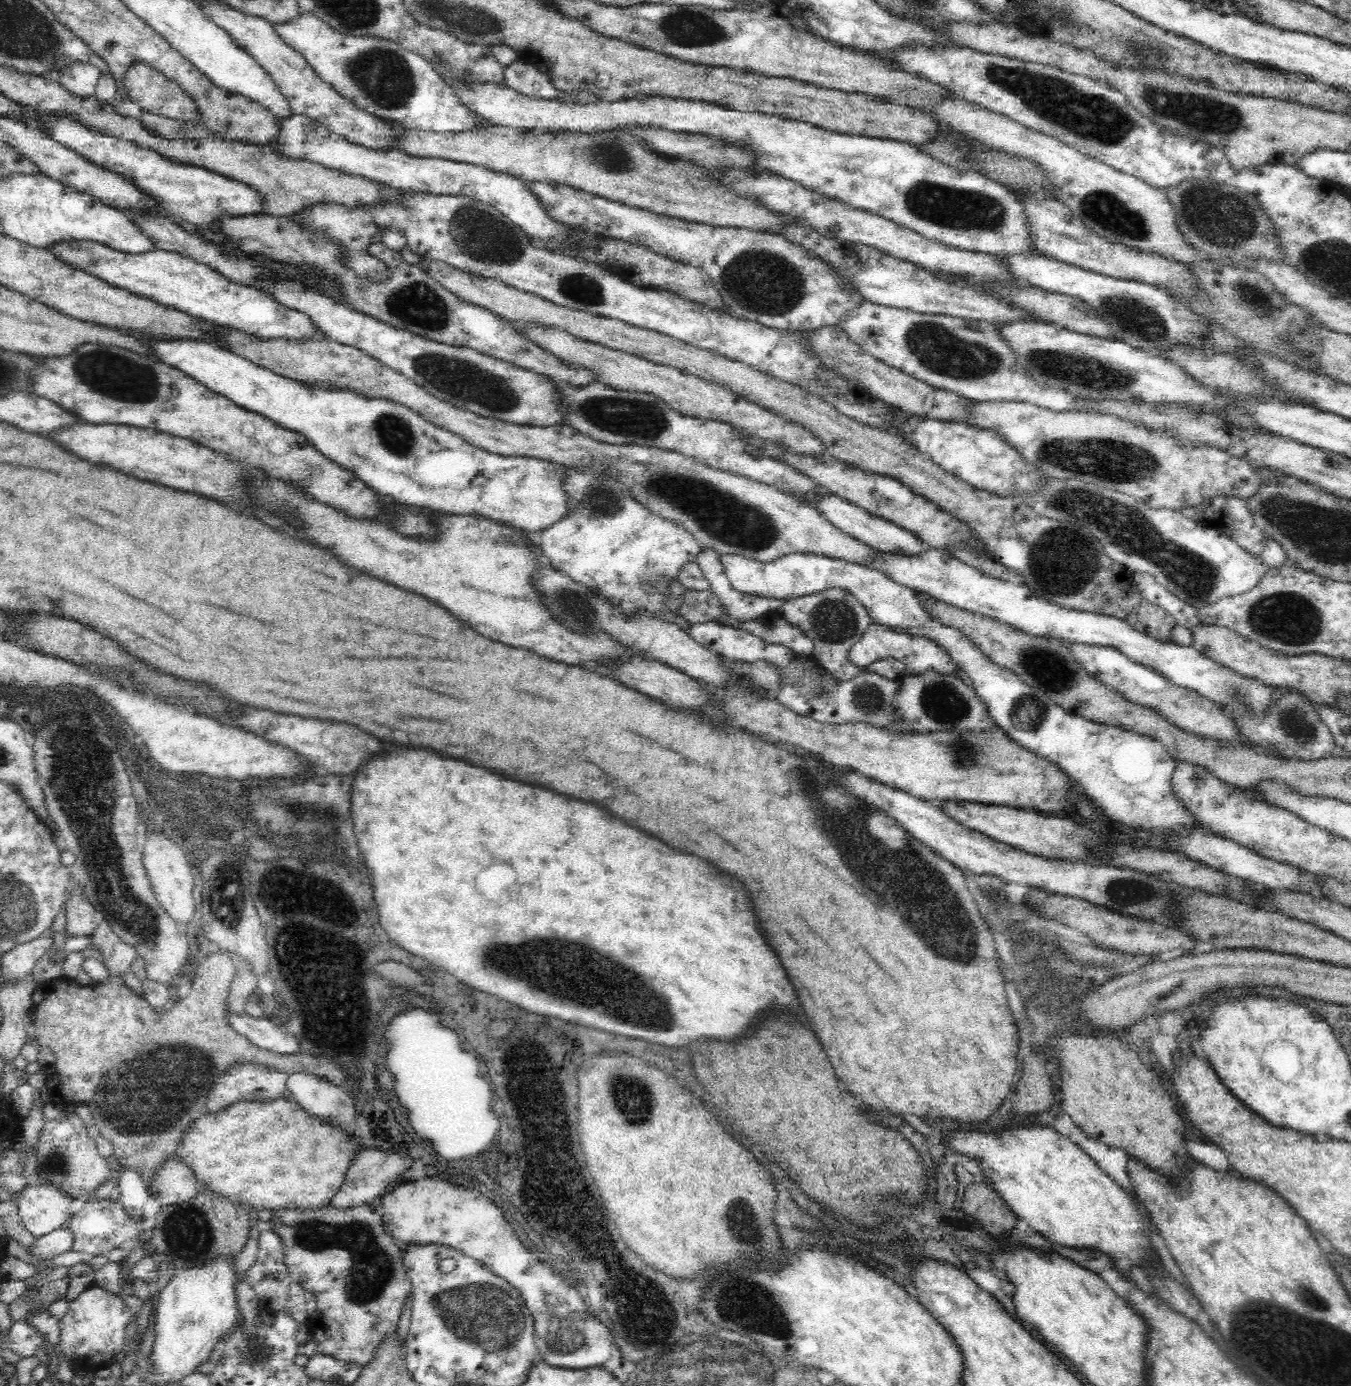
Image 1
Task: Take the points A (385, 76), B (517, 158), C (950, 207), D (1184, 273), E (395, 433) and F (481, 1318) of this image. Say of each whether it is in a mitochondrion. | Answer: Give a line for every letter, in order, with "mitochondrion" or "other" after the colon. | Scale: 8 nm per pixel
A: mitochondrion
B: other
C: mitochondrion
D: other
E: mitochondrion
F: mitochondrion

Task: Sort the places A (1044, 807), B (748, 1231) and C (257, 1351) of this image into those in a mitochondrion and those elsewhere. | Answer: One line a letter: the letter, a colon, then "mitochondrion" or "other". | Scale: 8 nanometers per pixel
A: other
B: mitochondrion
C: mitochondrion

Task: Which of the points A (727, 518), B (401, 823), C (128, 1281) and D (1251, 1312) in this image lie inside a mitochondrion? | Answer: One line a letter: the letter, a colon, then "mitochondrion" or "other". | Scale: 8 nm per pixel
A: mitochondrion
B: other
C: other
D: mitochondrion

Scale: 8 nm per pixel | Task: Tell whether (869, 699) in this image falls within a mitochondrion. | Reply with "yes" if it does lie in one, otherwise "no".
yes

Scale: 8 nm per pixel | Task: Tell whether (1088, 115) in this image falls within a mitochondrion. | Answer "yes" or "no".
yes

